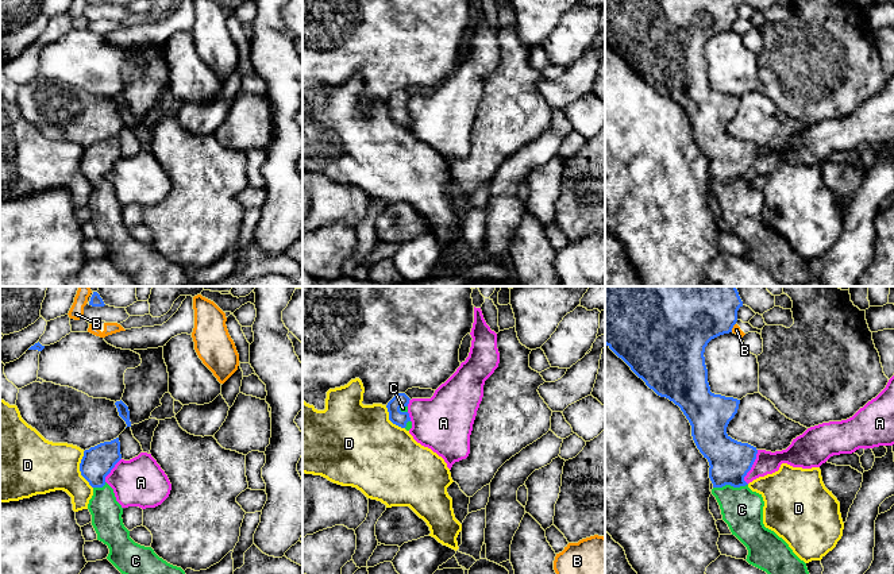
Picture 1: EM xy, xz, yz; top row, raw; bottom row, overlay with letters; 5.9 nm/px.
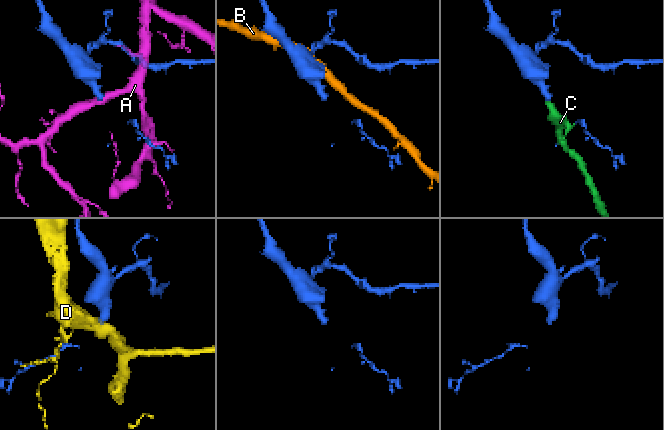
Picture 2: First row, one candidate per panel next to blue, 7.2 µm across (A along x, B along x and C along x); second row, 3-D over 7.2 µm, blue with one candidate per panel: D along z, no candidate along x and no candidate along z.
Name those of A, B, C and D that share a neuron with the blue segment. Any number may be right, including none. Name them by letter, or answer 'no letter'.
C

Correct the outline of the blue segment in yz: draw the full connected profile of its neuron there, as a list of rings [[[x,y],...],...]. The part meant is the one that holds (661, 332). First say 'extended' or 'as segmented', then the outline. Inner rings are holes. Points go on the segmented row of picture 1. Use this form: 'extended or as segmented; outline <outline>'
extended; outline [[[605,286],[605,344],[650,389],[678,405],[689,420],[693,440],[709,462],[712,494],[722,520],[748,550],[745,560],[767,574],[809,574],[806,563],[789,544],[764,527],[763,497],[744,481],[758,450],[727,434],[740,400],[712,393],[708,382],[705,347],[712,339],[732,332],[740,307],[736,286]]]

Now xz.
extended; outline [[[397,393],[386,405],[389,412],[389,420],[409,431],[412,428],[412,421],[408,413],[409,397],[405,393]]]

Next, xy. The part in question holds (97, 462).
extended; outline [[[119,438],[84,451],[81,475],[93,488],[88,509],[97,540],[108,546],[107,559],[122,574],[185,574],[181,567],[159,558],[151,547],[135,543],[123,524],[123,508],[105,477],[122,459]]]

